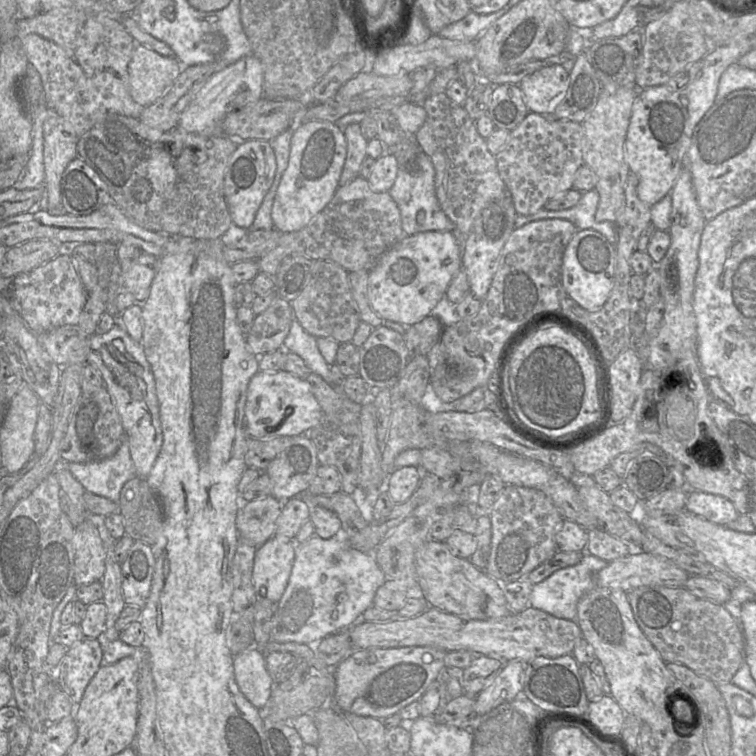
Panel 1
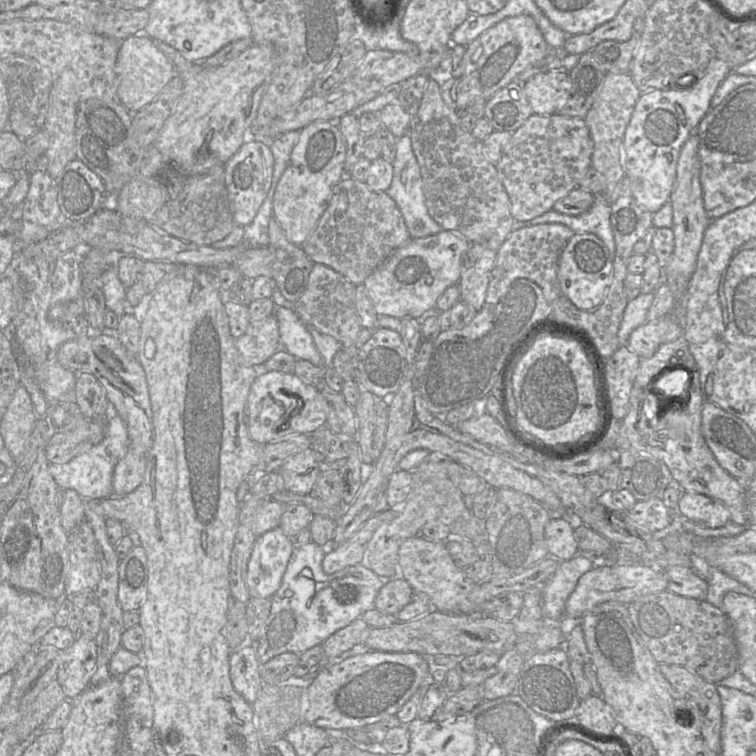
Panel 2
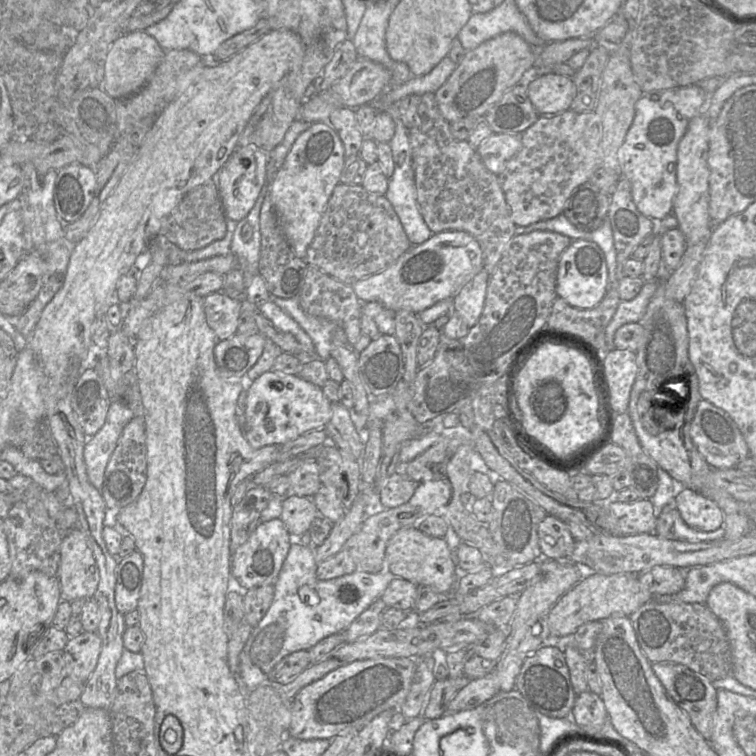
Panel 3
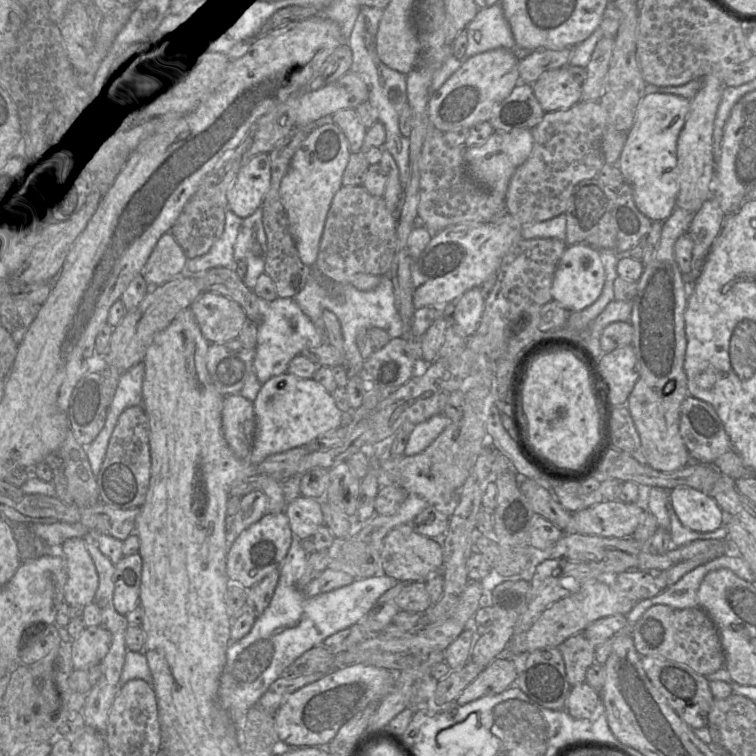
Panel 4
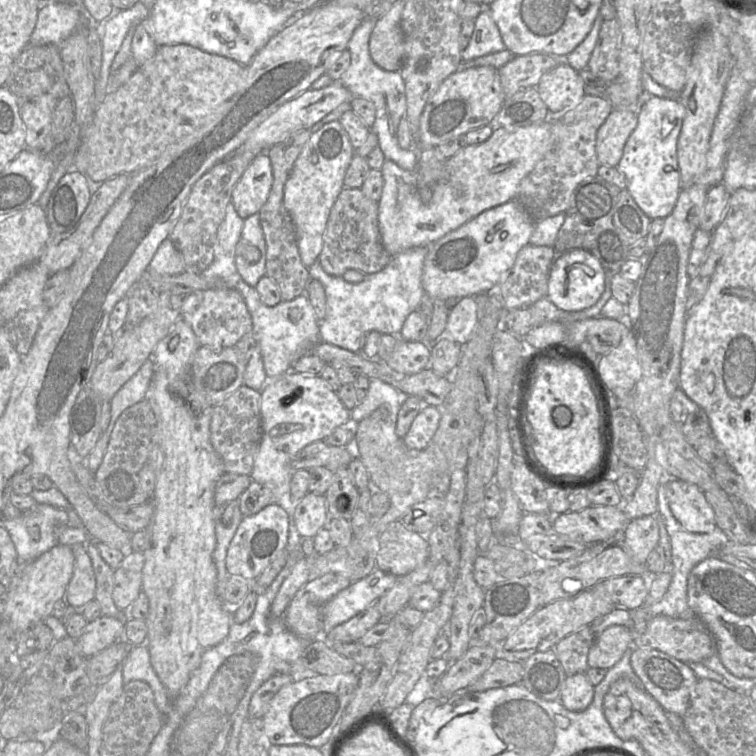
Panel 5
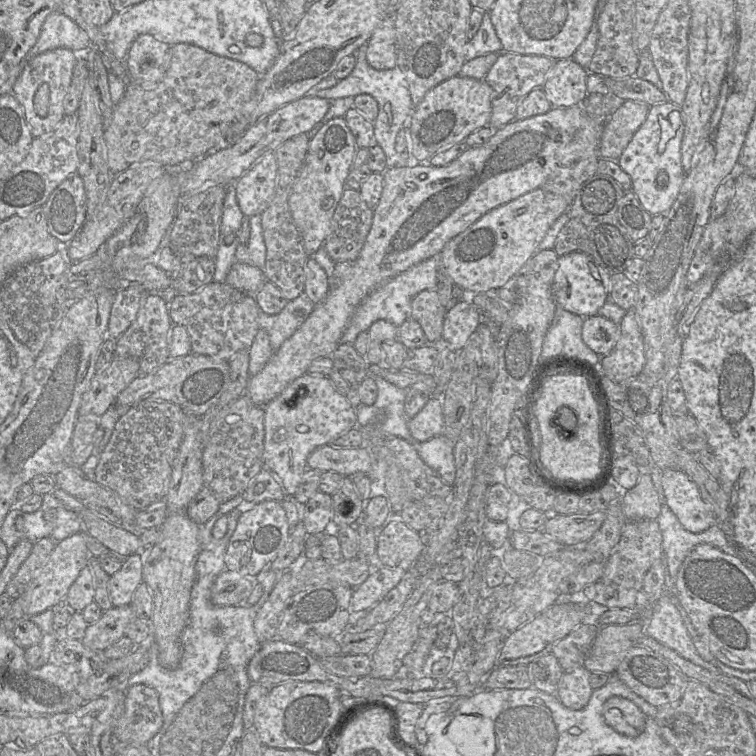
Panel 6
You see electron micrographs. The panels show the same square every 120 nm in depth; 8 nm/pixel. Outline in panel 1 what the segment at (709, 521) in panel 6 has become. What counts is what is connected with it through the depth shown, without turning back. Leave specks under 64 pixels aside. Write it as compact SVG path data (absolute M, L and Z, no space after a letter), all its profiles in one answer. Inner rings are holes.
M696 490L689 491L685 509L721 526L726 526L740 516L727 498Z

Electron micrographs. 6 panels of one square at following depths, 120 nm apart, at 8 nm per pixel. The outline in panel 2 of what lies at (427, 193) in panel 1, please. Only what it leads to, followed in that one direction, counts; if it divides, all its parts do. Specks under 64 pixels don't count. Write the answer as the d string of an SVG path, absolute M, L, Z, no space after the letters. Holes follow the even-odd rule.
M409 132L397 140L397 151L393 163L394 173L391 186L386 193L396 202L411 239L423 238L435 235L443 231L443 228L430 216L423 192L423 179L417 158L413 152L412 140Z

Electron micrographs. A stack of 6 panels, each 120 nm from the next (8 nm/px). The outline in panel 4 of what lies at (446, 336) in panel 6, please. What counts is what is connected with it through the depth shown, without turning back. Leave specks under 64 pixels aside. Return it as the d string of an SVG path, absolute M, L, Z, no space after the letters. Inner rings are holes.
M480 287L472 288L460 296L452 315L452 322L464 336L470 337L476 332L485 300Z

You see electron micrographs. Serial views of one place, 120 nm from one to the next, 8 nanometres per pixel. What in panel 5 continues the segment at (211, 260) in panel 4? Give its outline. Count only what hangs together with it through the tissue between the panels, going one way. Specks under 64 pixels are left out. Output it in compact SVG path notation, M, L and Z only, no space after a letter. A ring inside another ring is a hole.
M230 201L226 208L223 222L218 228L214 259L199 274L203 279L219 278L227 288L235 288L238 281L243 281L235 263L236 246L241 239L244 219L241 218Z

